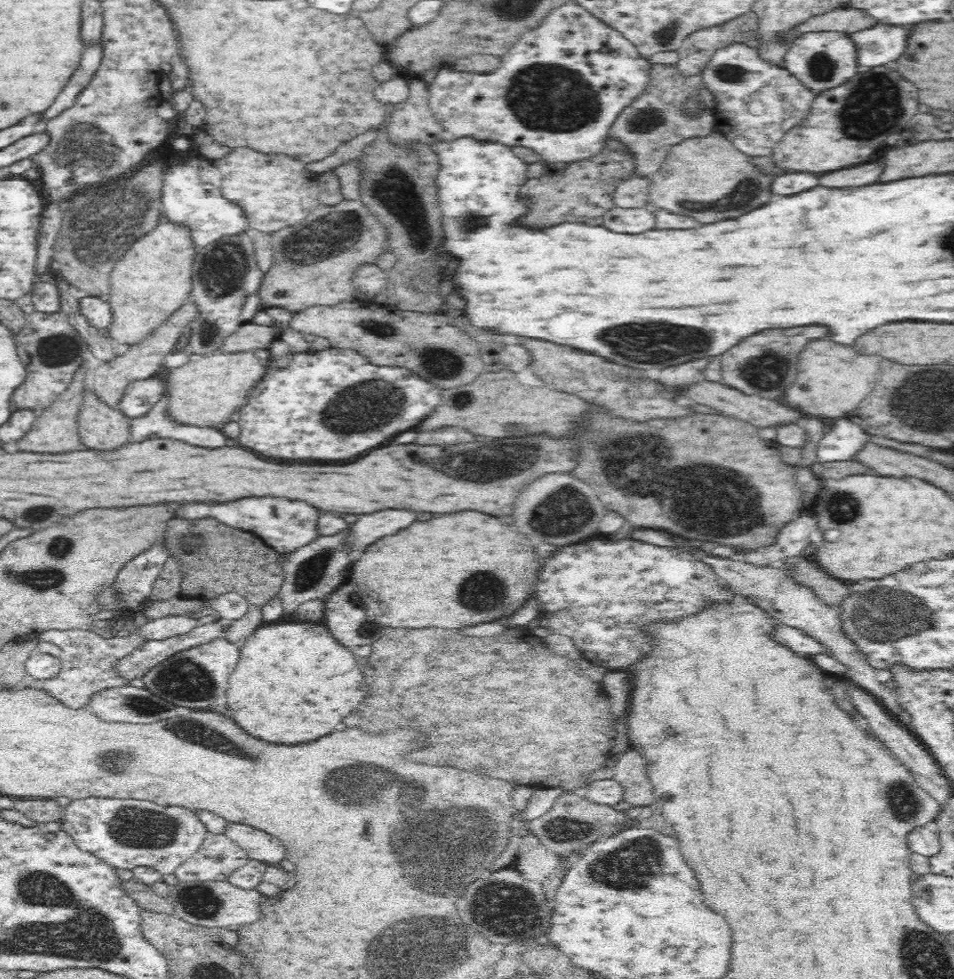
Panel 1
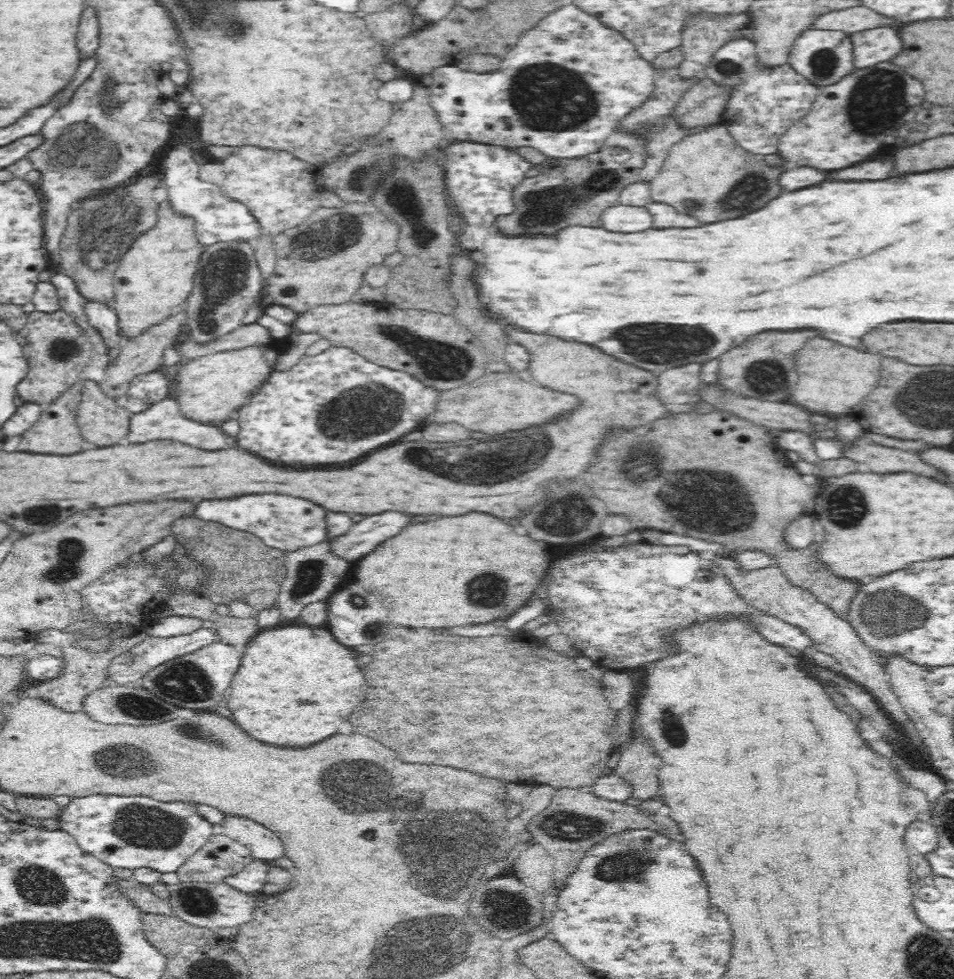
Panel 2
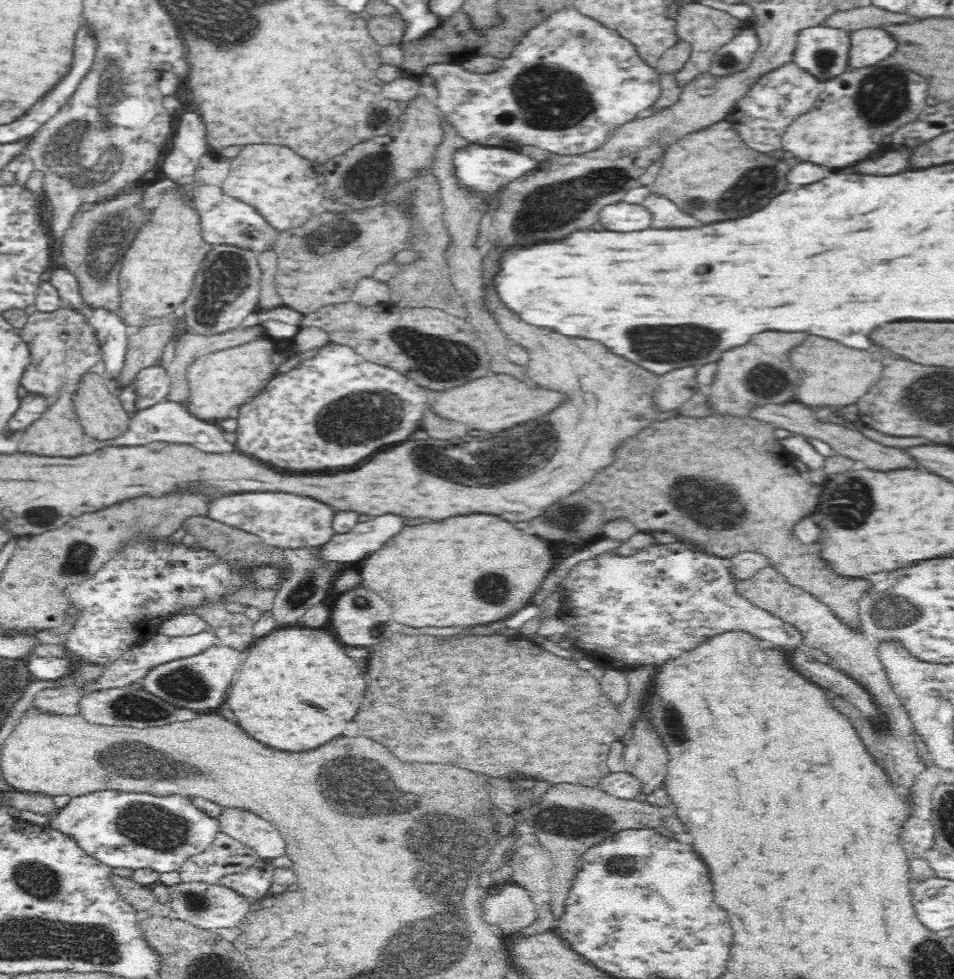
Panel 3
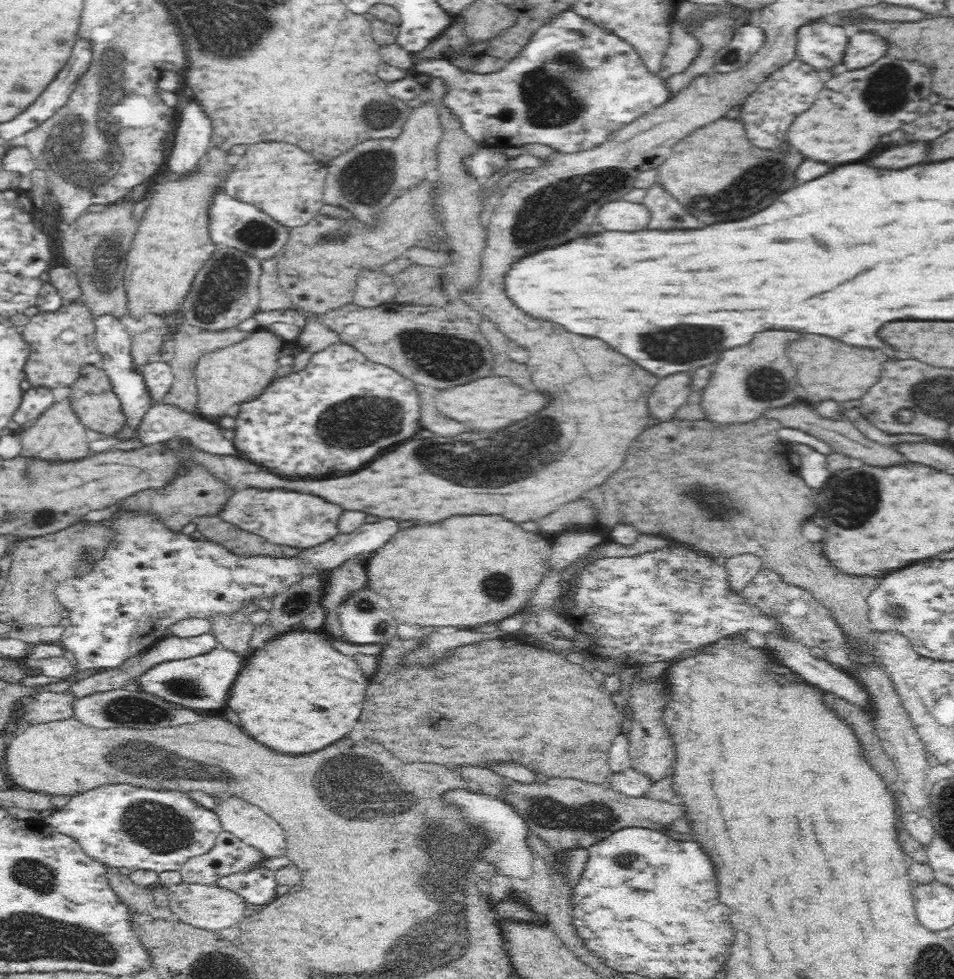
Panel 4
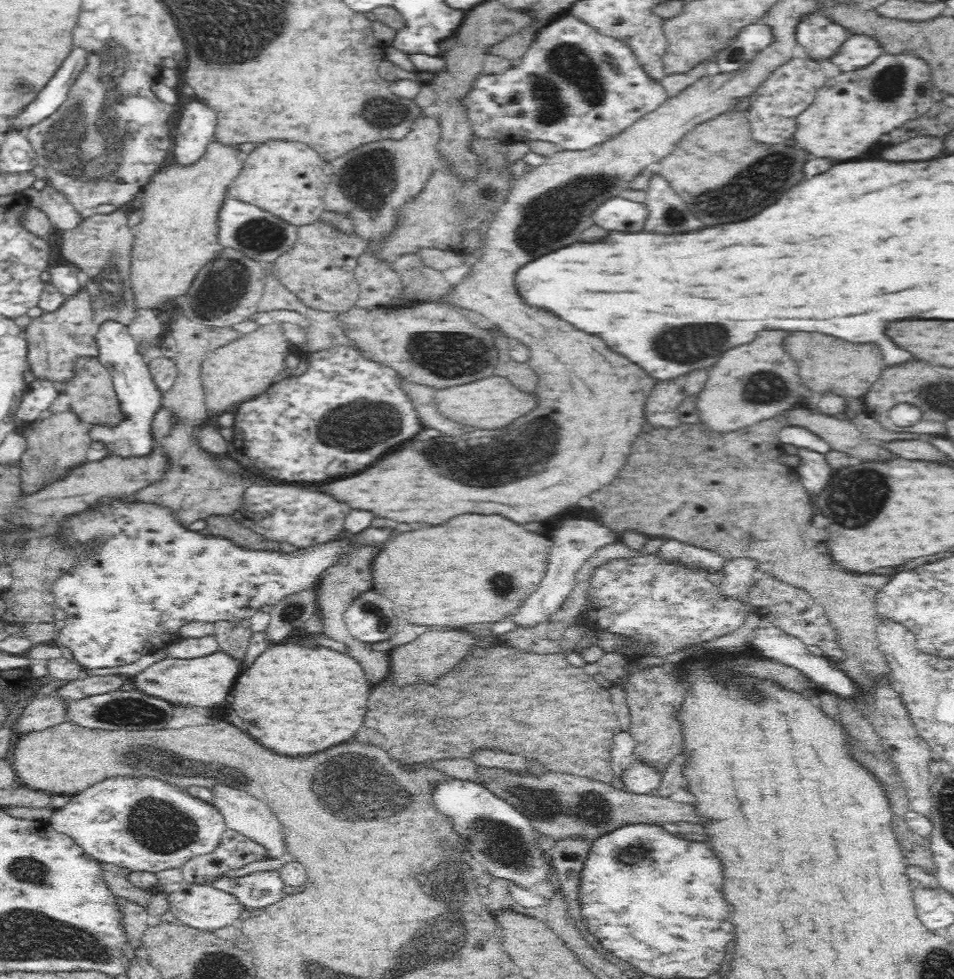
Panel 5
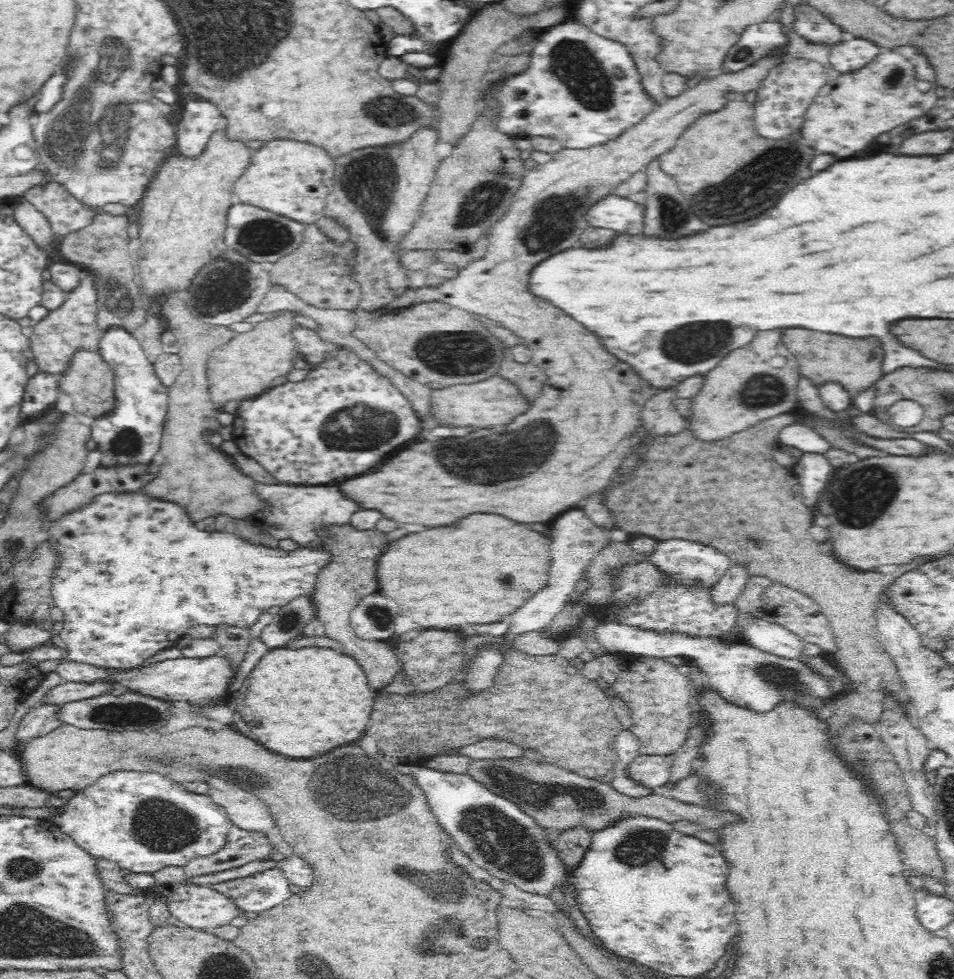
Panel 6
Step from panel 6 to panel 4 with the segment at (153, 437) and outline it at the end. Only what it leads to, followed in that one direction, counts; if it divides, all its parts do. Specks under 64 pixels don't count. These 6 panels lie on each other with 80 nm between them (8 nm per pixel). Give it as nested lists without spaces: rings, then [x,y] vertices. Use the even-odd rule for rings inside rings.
[[[101,314],[100,316],[93,317],[93,323],[95,326],[95,343],[102,359],[101,368],[107,372],[109,383],[117,394],[121,402],[122,411],[124,411],[127,418],[125,428],[122,428],[122,431],[118,432],[117,436],[122,437],[122,439],[131,440],[131,442],[136,442],[136,446],[138,446],[139,442],[133,440],[131,434],[135,431],[142,415],[145,414],[154,402],[149,402],[149,396],[147,391],[144,391],[145,384],[139,371],[131,369],[131,337],[126,334],[129,327],[124,328],[120,319],[110,314]]]

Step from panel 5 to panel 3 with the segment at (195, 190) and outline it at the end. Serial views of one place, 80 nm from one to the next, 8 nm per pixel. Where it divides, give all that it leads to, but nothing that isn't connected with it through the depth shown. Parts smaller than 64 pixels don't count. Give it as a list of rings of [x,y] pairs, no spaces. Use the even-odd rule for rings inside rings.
[[[170,192],[168,196],[161,198],[162,202],[154,208],[154,214],[150,220],[150,224],[146,224],[146,228],[142,228],[138,232],[138,236],[134,238],[132,246],[121,247],[120,259],[122,266],[118,272],[117,285],[119,290],[119,308],[118,313],[122,317],[122,322],[126,326],[144,326],[148,324],[152,318],[162,318],[162,316],[174,316],[180,312],[180,304],[190,296],[188,290],[192,290],[194,284],[194,276],[198,272],[200,262],[204,260],[206,252],[213,248],[208,246],[202,238],[200,238],[200,225],[198,222],[199,214],[193,208],[190,208],[185,199],[176,196],[174,192]]]

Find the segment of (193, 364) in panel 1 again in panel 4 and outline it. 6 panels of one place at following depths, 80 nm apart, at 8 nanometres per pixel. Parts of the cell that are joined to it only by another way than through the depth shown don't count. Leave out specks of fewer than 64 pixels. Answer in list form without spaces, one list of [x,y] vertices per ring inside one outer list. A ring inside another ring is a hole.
[[[254,332],[246,338],[246,342],[234,344],[230,348],[222,348],[216,352],[204,354],[196,366],[194,366],[194,378],[198,390],[198,416],[214,418],[214,416],[226,416],[232,406],[246,402],[248,398],[260,396],[264,388],[276,378],[278,370],[278,352],[285,340],[270,332]]]

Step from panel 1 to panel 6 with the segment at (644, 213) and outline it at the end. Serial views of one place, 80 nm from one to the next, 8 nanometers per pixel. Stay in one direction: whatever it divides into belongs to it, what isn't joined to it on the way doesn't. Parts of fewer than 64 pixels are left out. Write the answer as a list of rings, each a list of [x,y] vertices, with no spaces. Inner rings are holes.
[[[612,194],[598,200],[588,210],[586,220],[592,227],[638,234],[644,226],[644,212],[645,205],[630,200],[628,196]]]

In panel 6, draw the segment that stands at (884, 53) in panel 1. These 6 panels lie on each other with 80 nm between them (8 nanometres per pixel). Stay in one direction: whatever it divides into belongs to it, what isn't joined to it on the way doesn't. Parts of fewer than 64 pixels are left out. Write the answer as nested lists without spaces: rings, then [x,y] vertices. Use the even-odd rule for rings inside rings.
[[[847,37],[846,42],[830,50],[829,64],[840,72],[852,72],[870,64],[878,54],[882,54],[882,48],[874,42],[864,38]]]

